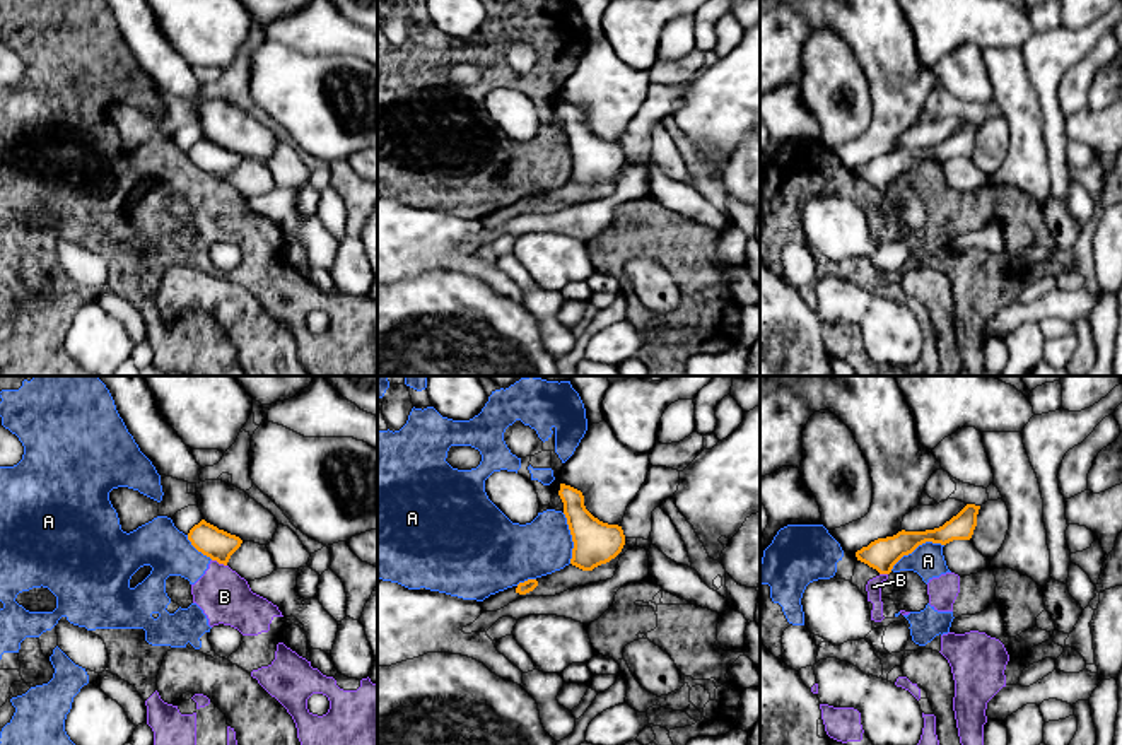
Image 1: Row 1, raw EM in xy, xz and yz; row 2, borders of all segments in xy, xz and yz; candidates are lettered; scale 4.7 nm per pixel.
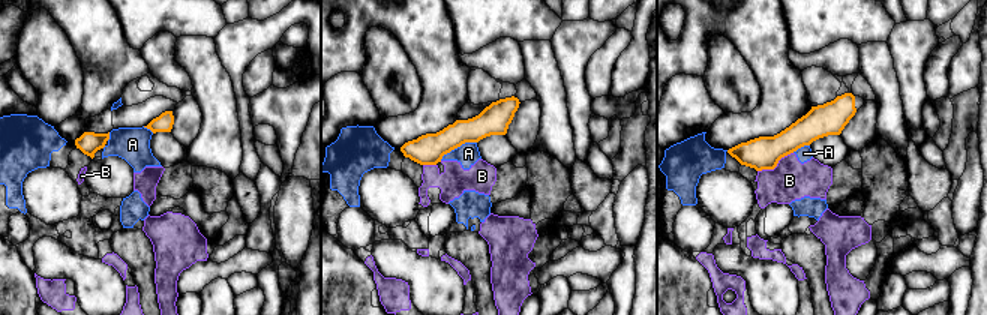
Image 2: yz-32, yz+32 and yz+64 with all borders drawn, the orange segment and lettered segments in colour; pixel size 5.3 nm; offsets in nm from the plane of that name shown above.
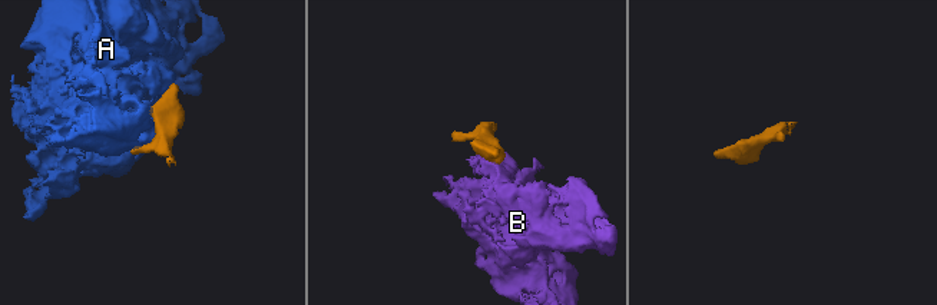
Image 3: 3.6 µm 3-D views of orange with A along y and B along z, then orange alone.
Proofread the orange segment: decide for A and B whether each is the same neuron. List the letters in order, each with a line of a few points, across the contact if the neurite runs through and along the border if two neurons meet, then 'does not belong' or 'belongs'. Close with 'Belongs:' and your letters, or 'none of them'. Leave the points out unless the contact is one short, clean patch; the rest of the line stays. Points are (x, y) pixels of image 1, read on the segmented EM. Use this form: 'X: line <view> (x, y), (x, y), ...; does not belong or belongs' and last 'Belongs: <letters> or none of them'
A: does not belong
B: line xy (212, 559), (226, 566); does not belong
Belongs: none of them

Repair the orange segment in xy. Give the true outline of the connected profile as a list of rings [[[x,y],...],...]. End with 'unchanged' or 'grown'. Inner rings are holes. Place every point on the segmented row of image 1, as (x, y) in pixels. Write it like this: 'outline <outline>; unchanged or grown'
outline [[[97,376],[109,390],[116,410],[140,451],[159,475],[196,485],[203,519],[188,540],[203,555],[227,566],[243,542],[268,545],[278,528],[275,516],[244,490],[222,480],[200,480],[193,449],[167,424],[142,376]]]; grown

